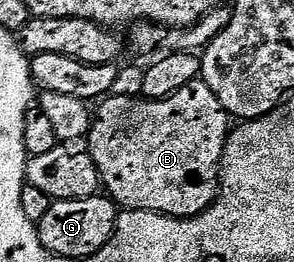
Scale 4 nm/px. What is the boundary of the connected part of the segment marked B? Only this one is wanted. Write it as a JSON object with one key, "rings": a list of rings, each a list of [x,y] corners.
{"rings":[[[195,80],[187,84],[184,88],[180,88],[174,94],[170,94],[167,98],[144,98],[141,96],[135,96],[135,98],[114,97],[107,97],[101,103],[103,106],[99,110],[96,110],[90,123],[90,132],[88,135],[88,143],[90,142],[88,153],[92,156],[92,160],[96,164],[98,177],[101,185],[104,187],[105,193],[119,207],[127,210],[155,210],[157,214],[170,214],[174,218],[192,218],[211,206],[214,199],[218,197],[220,175],[222,172],[222,153],[226,147],[227,137],[232,129],[232,115],[224,108],[224,104],[220,104],[220,100],[216,100],[216,92],[212,92],[212,88],[208,88],[206,82]]]}

